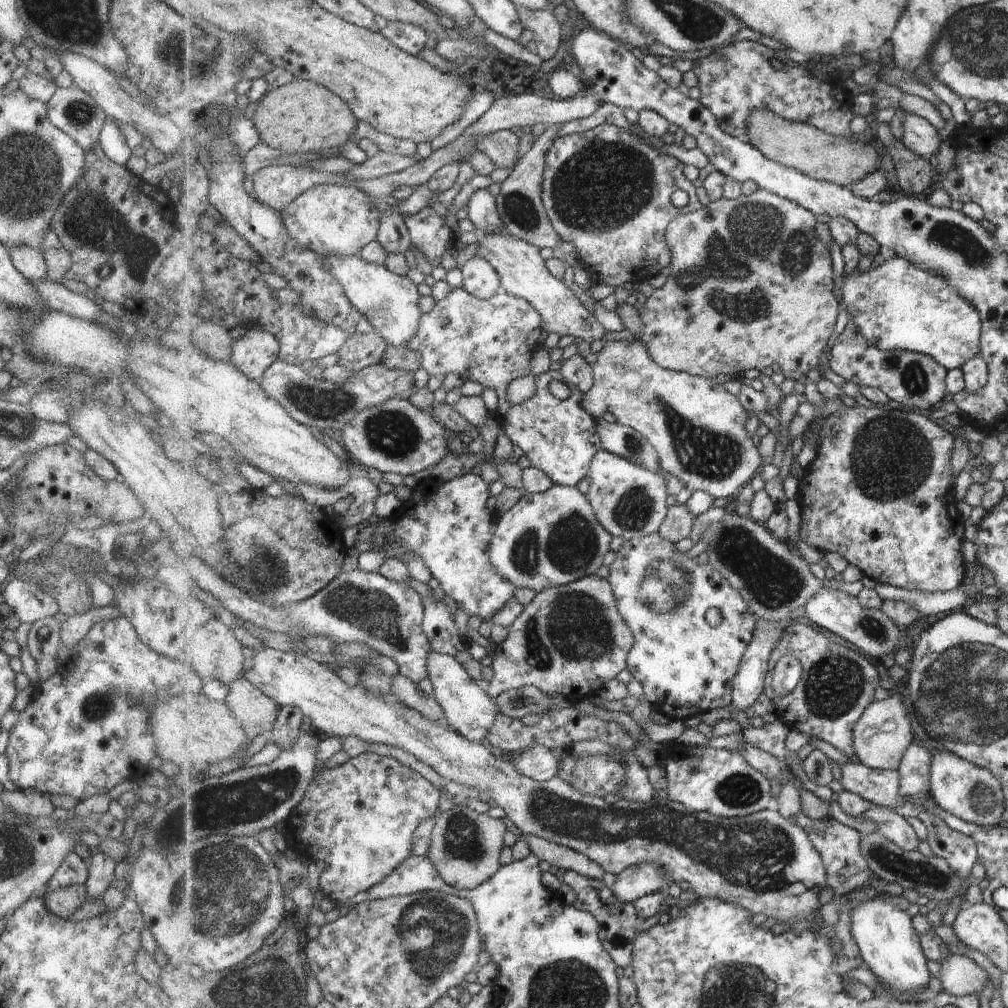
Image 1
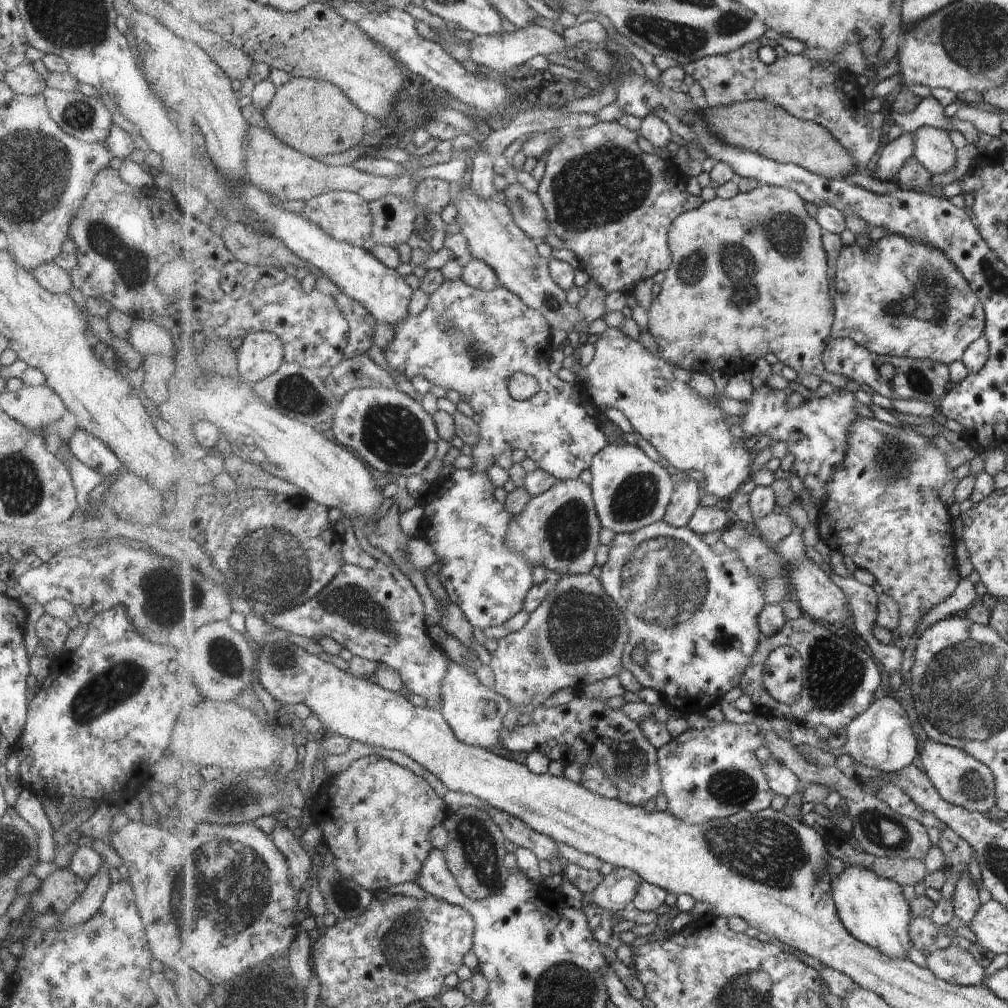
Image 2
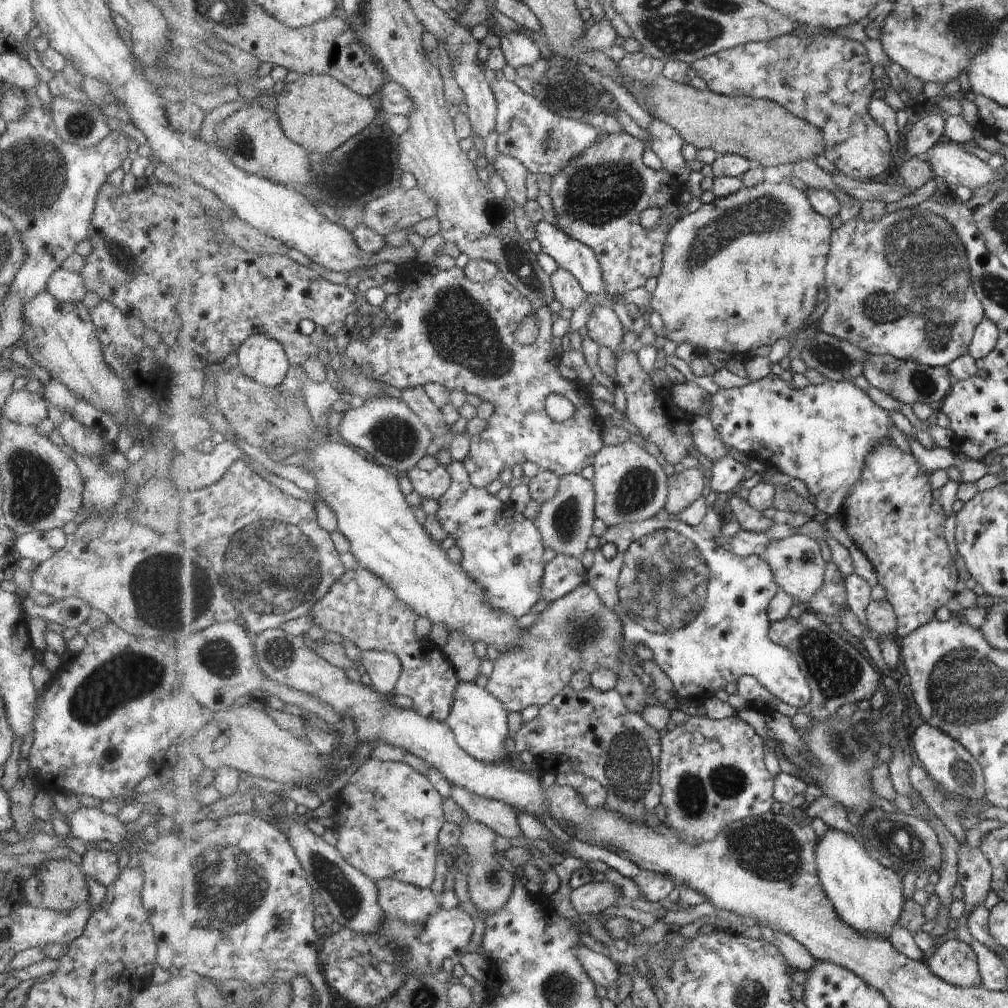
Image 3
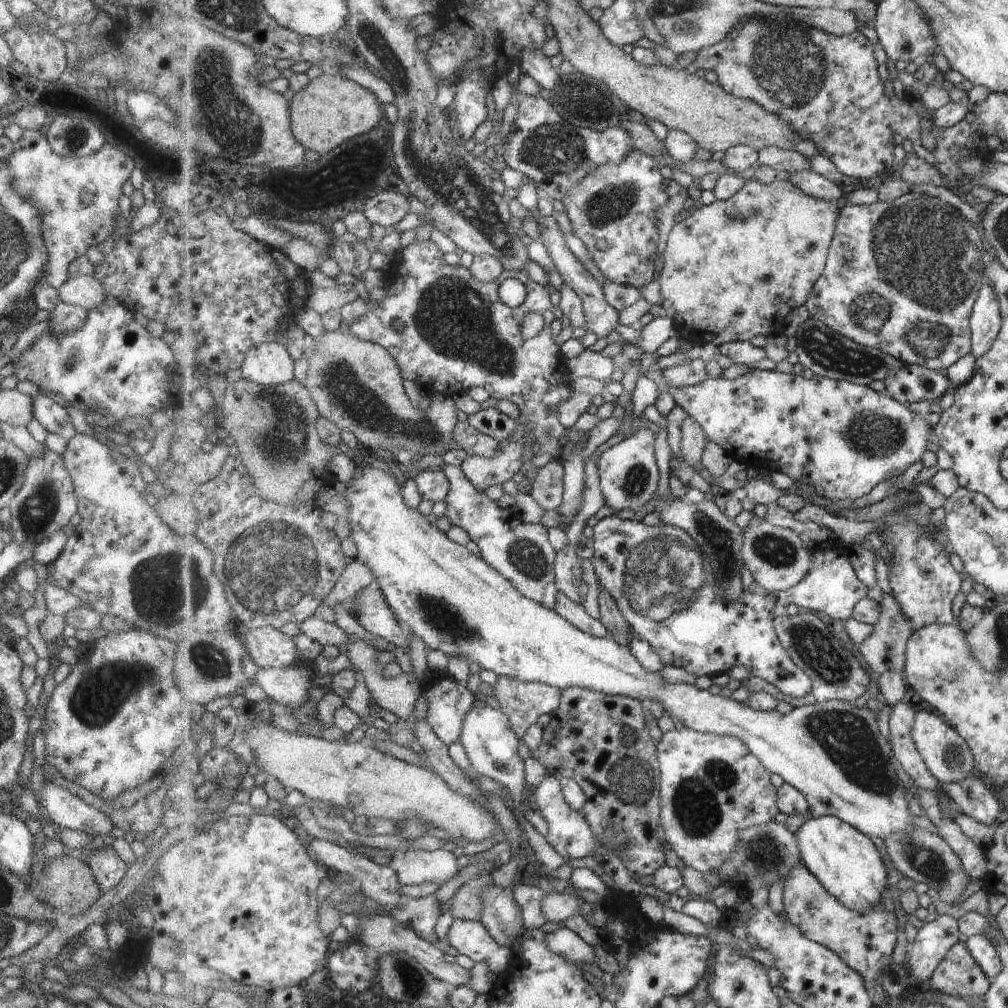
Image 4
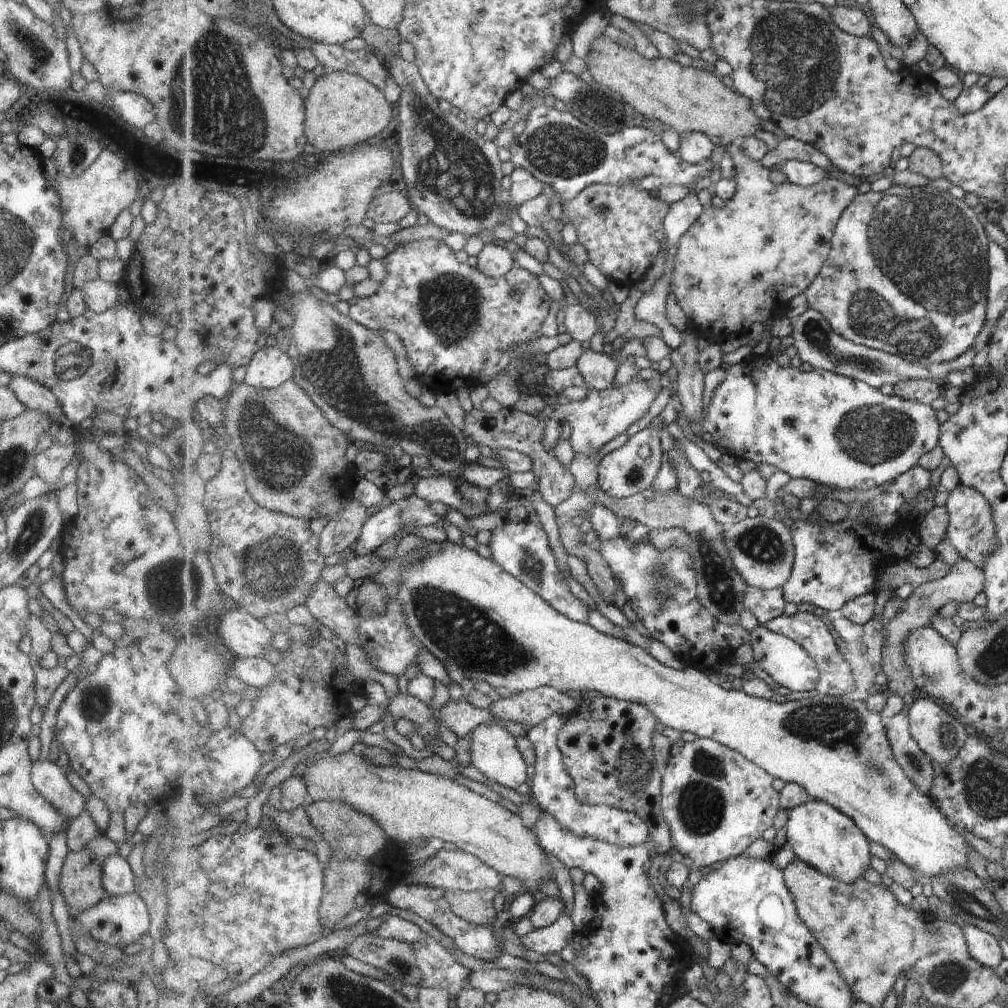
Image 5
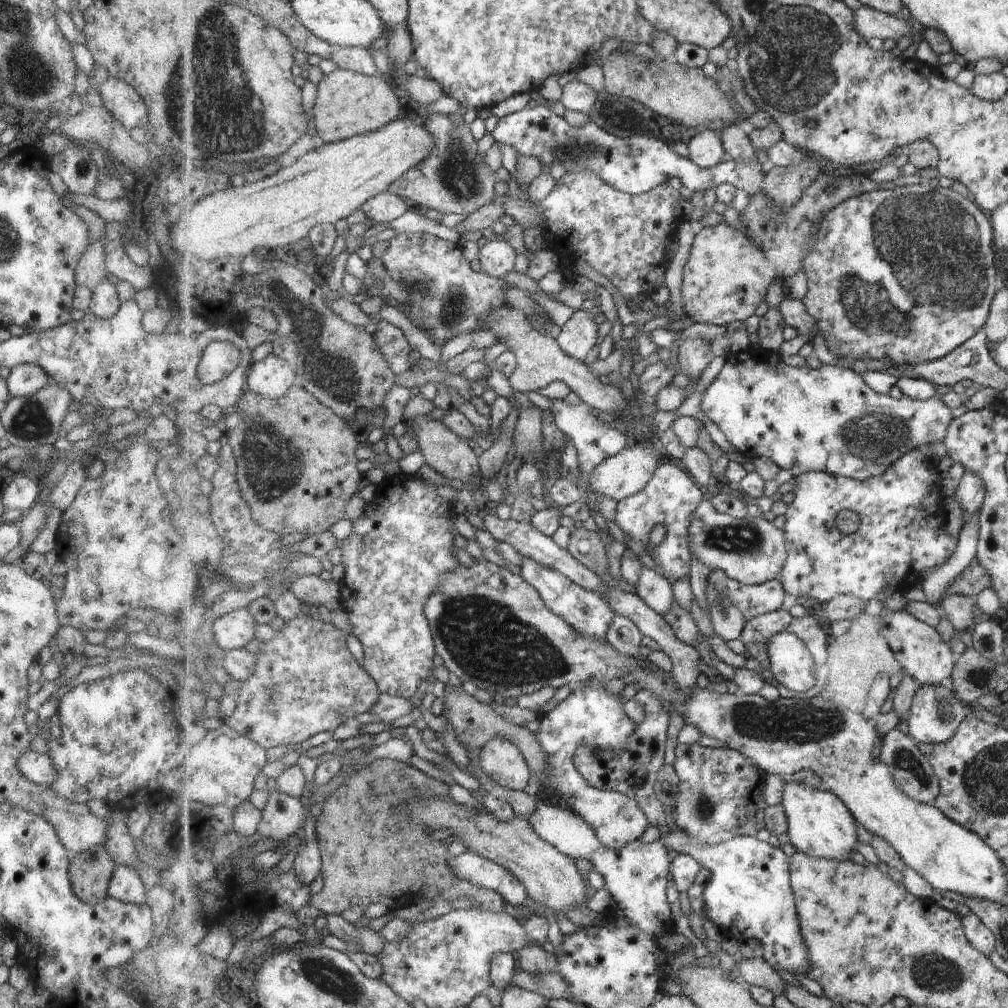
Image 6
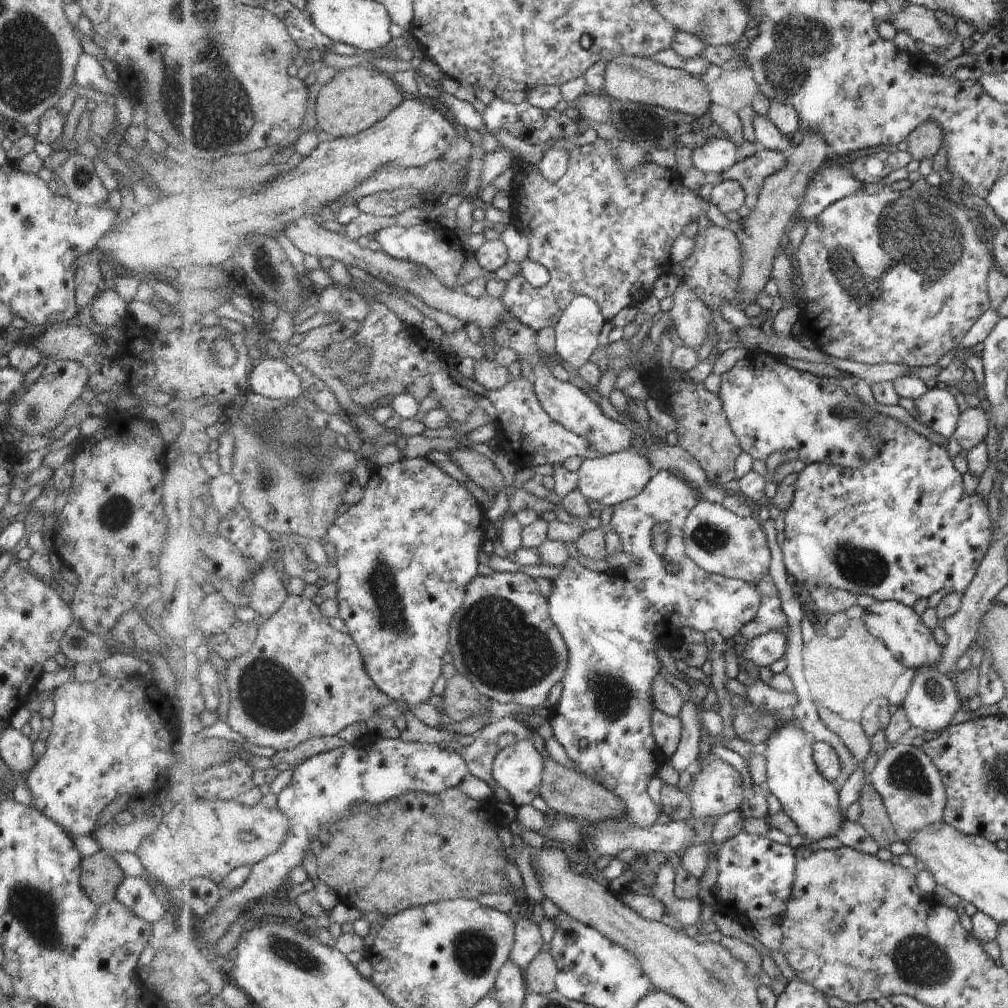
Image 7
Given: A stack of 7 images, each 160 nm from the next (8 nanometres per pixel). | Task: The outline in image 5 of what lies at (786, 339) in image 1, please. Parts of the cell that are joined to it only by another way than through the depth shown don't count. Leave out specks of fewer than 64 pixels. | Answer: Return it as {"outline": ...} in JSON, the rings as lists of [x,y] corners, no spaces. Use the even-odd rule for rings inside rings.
{"outline":[[[729,146],[728,151],[735,164],[734,166],[737,166],[737,169],[740,170],[739,176],[736,178],[735,196],[720,208],[712,207],[711,204],[704,206],[703,214],[681,237],[679,249],[677,249],[674,265],[672,266],[672,277],[670,278],[669,286],[670,292],[673,292],[685,316],[690,318],[692,323],[699,326],[701,330],[707,330],[709,334],[713,334],[713,338],[717,338],[717,340],[721,340],[723,334],[734,335],[748,331],[757,322],[765,326],[768,320],[782,318],[786,314],[787,310],[789,310],[789,304],[794,303],[796,296],[803,294],[813,284],[813,281],[820,276],[832,249],[831,240],[835,236],[837,223],[843,216],[845,209],[857,196],[855,187],[843,184],[843,182],[835,179],[826,178],[822,183],[808,187],[802,187],[789,181],[786,183],[774,183],[770,178],[770,171],[759,161],[751,161],[748,155],[745,155],[739,147],[733,149],[732,146]]]}

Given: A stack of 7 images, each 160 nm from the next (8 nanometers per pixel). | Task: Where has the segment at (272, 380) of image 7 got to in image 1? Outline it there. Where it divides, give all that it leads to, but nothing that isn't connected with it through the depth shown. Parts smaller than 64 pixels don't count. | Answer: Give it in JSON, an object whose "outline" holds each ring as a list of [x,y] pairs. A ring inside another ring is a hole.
{"outline":[[[247,328],[247,333],[238,339],[233,339],[230,361],[238,366],[249,378],[260,382],[267,369],[277,360],[280,342],[274,334],[261,328]]]}

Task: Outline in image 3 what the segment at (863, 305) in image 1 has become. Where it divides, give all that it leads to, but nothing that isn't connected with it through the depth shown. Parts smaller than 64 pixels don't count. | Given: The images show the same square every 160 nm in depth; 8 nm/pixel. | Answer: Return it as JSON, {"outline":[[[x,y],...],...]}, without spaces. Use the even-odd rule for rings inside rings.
{"outline":[[[933,198],[920,202],[914,207],[906,207],[894,213],[885,214],[878,221],[865,222],[857,216],[855,220],[843,224],[832,234],[832,250],[828,256],[826,269],[825,290],[827,290],[826,312],[816,323],[823,332],[849,341],[867,353],[874,355],[893,355],[895,358],[918,362],[932,367],[947,367],[953,361],[968,354],[972,344],[973,333],[984,316],[980,299],[976,297],[972,281],[972,270],[969,266],[968,256],[954,228],[941,216],[942,205]]]}

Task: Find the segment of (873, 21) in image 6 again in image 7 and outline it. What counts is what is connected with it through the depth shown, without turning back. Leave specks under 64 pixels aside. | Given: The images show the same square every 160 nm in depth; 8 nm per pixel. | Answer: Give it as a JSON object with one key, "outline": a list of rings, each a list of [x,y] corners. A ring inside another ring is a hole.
{"outline":[[[920,5],[909,6],[901,14],[890,14],[888,22],[896,32],[907,32],[915,41],[920,40],[935,49],[947,48],[954,40],[960,40],[958,34],[941,26],[933,10]]]}

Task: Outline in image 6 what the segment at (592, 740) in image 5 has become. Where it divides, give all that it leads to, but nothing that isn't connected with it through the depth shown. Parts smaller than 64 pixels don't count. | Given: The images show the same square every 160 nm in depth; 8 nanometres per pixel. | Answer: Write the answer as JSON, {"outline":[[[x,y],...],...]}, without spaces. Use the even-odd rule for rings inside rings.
{"outline":[[[639,690],[635,700],[644,709],[644,719],[637,724],[634,733],[627,739],[625,750],[616,751],[583,743],[572,758],[581,776],[596,789],[615,791],[636,800],[649,819],[649,824],[661,828],[668,826],[666,810],[657,796],[656,784],[661,767],[665,764],[665,740],[669,728],[669,713],[660,698],[649,691]]]}

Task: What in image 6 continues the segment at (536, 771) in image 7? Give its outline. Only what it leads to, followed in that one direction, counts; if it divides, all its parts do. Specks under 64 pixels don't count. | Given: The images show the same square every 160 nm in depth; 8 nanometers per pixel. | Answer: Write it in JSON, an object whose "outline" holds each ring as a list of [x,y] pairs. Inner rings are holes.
{"outline":[[[503,737],[492,738],[481,748],[481,768],[497,784],[516,791],[529,786],[532,770],[520,747]]]}

